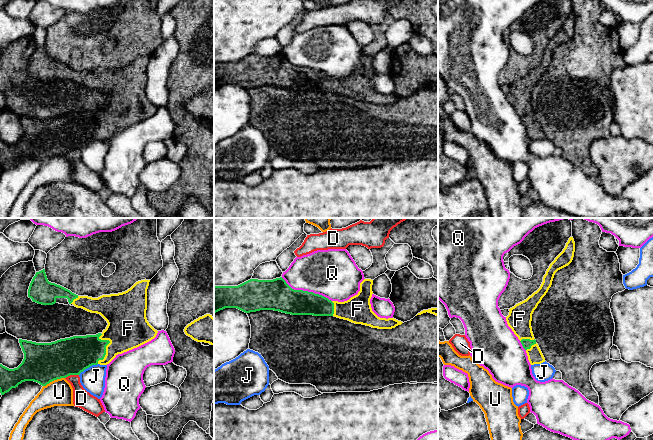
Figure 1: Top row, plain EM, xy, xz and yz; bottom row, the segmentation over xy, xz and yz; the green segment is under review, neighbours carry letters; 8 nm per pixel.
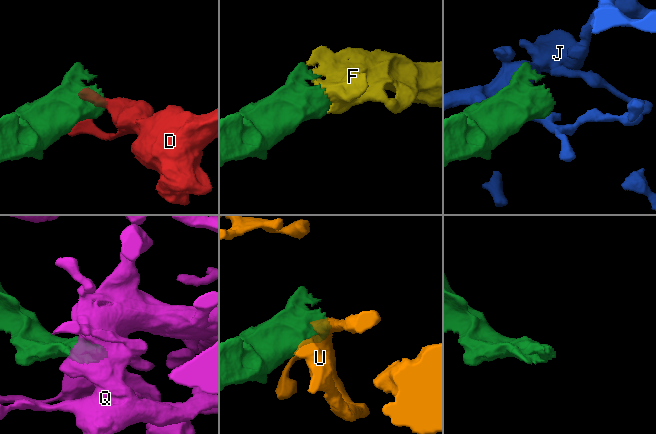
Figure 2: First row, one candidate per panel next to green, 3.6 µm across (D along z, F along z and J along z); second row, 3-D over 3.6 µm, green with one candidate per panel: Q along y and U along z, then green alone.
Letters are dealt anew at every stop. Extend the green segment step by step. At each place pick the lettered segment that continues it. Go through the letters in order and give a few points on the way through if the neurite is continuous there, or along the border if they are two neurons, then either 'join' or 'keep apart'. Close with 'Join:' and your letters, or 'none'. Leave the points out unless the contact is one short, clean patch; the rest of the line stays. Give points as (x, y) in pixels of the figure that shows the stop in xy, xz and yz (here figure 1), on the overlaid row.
D: border xy (78, 374), (70, 374), (65, 378); keep apart
F: join
J: keep apart
Q: keep apart
U: keep apart
Join: F

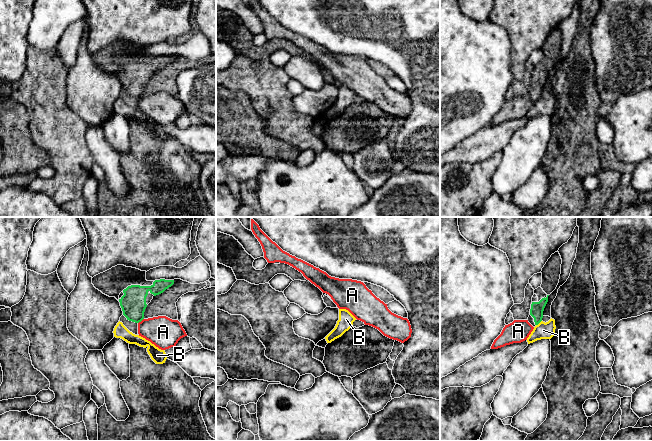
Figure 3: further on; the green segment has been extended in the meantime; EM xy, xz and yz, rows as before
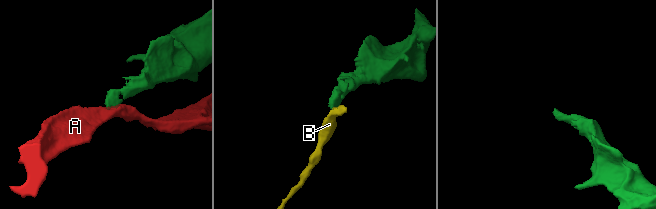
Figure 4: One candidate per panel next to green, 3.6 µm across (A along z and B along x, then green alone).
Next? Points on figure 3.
A: border xy (143, 318), (138, 323); keep apart
B: border yz (541, 320), (536, 325); keep apart
Join: none

